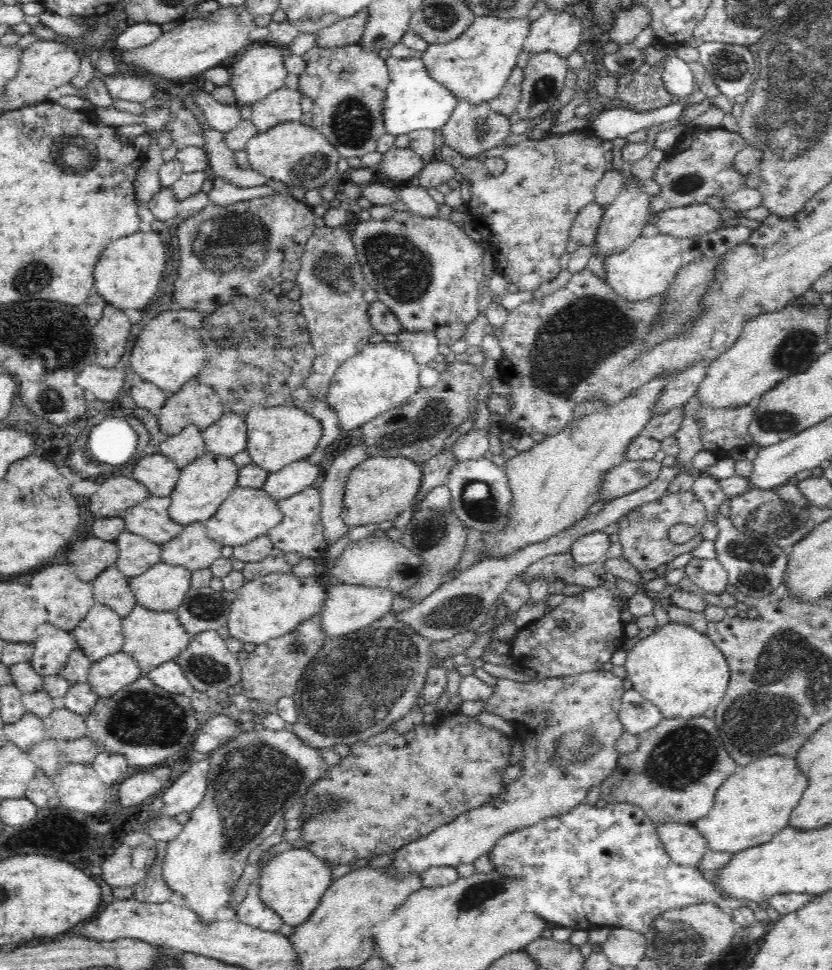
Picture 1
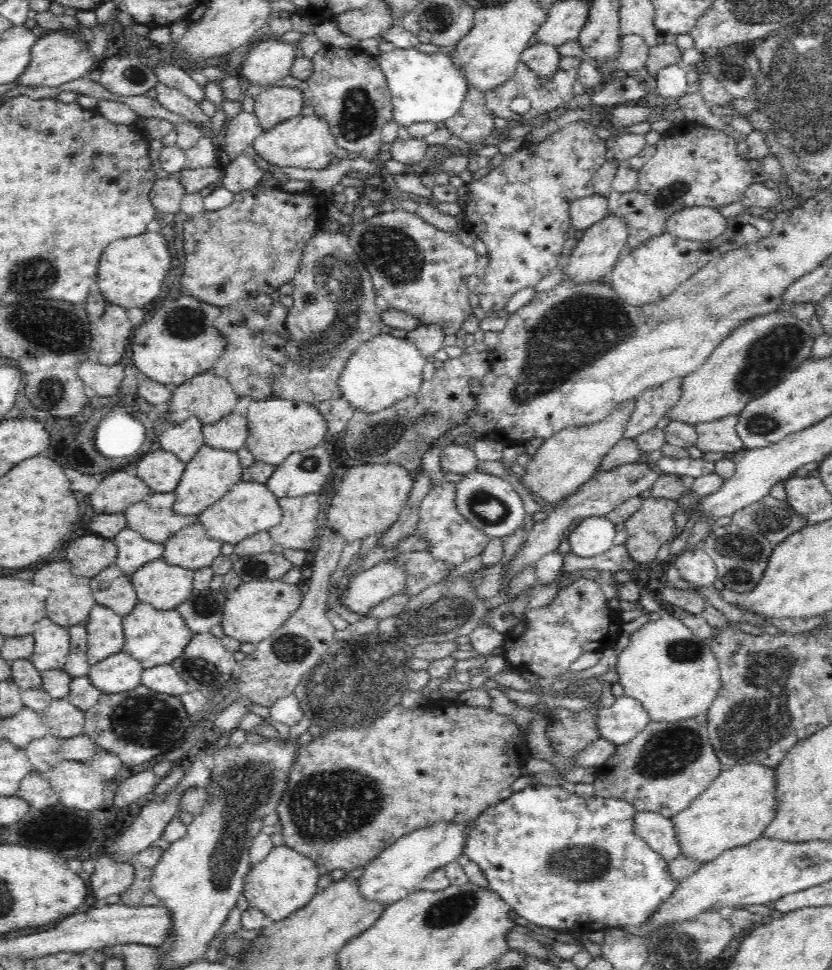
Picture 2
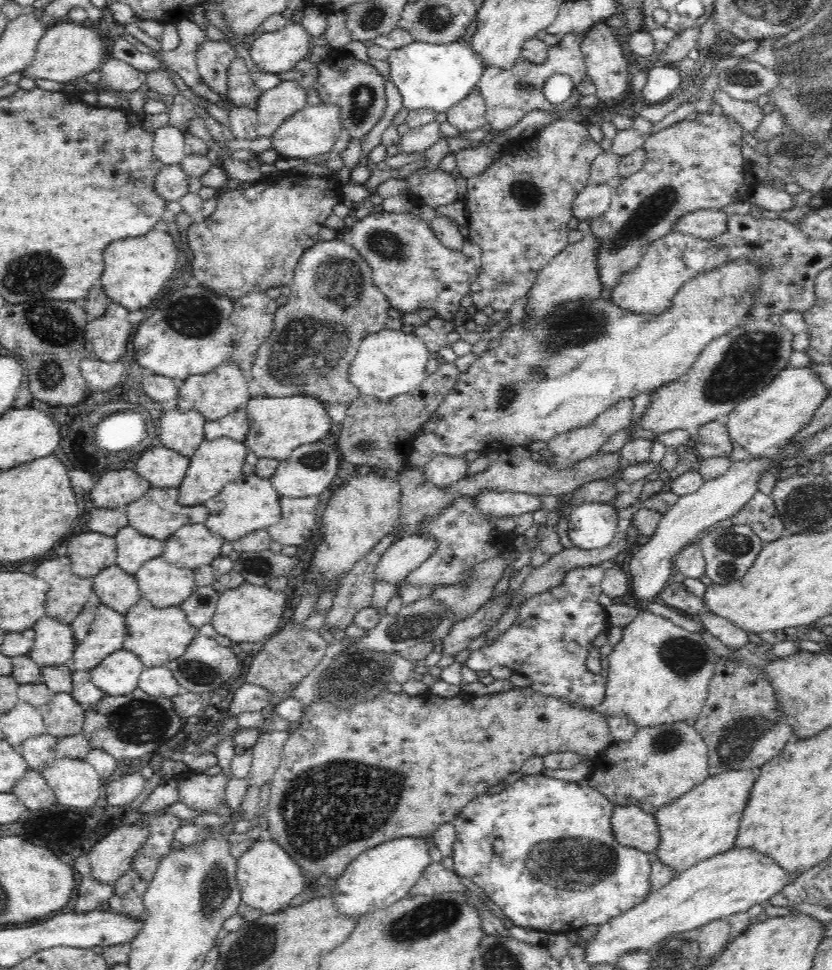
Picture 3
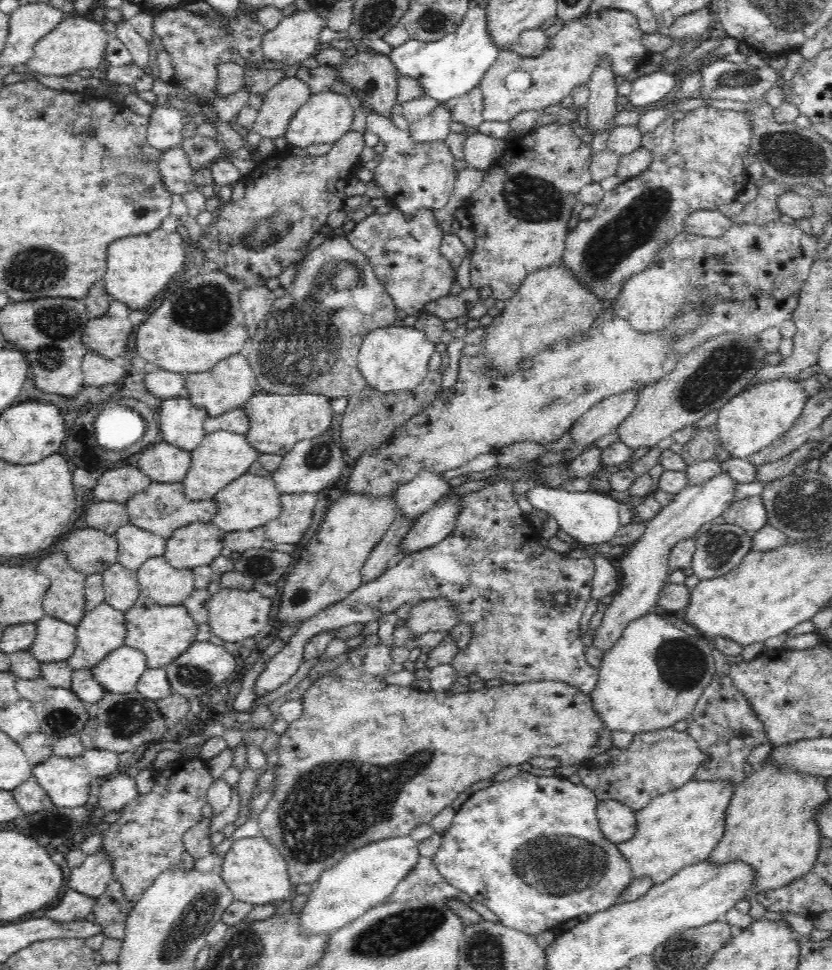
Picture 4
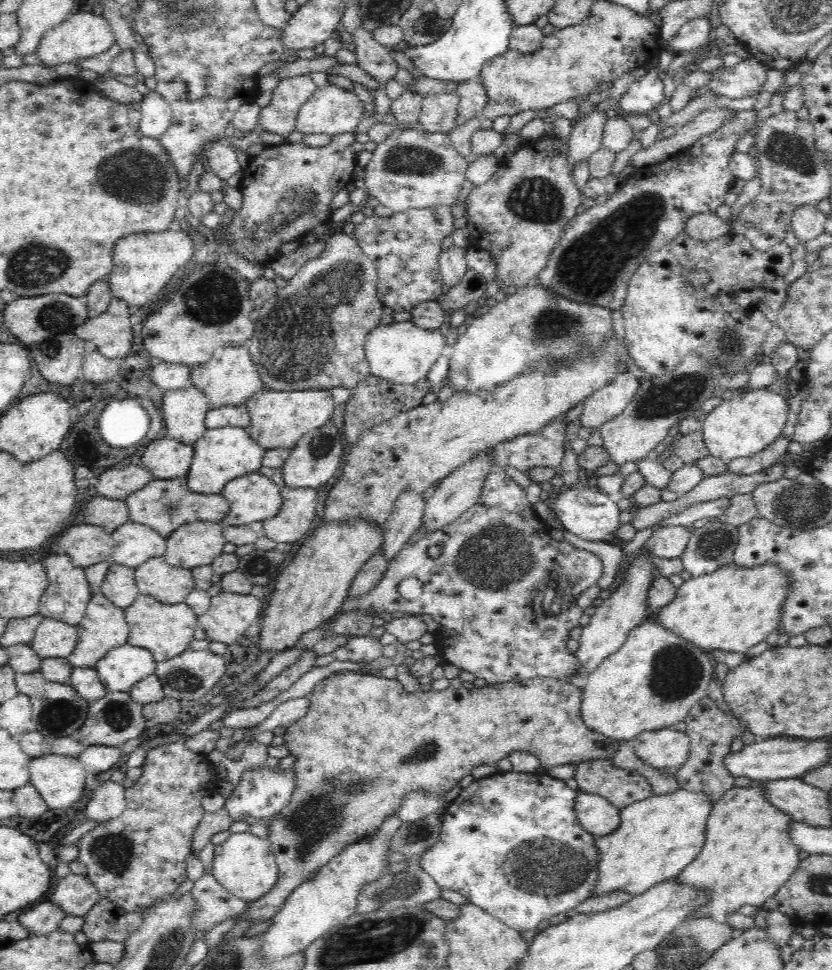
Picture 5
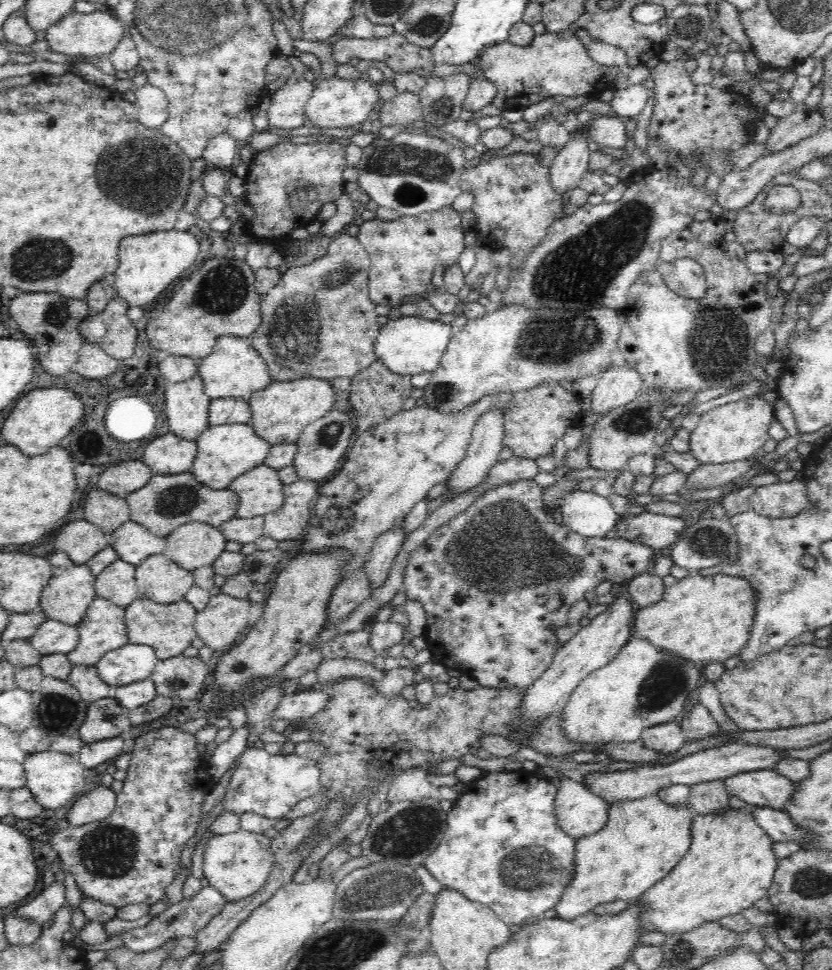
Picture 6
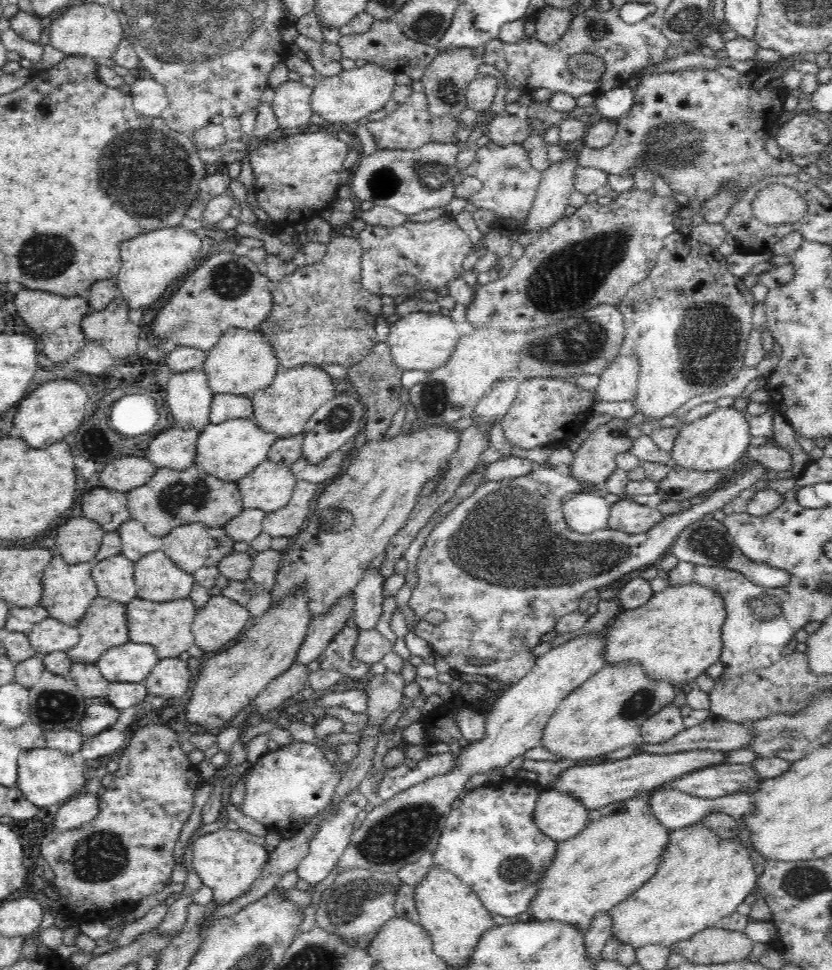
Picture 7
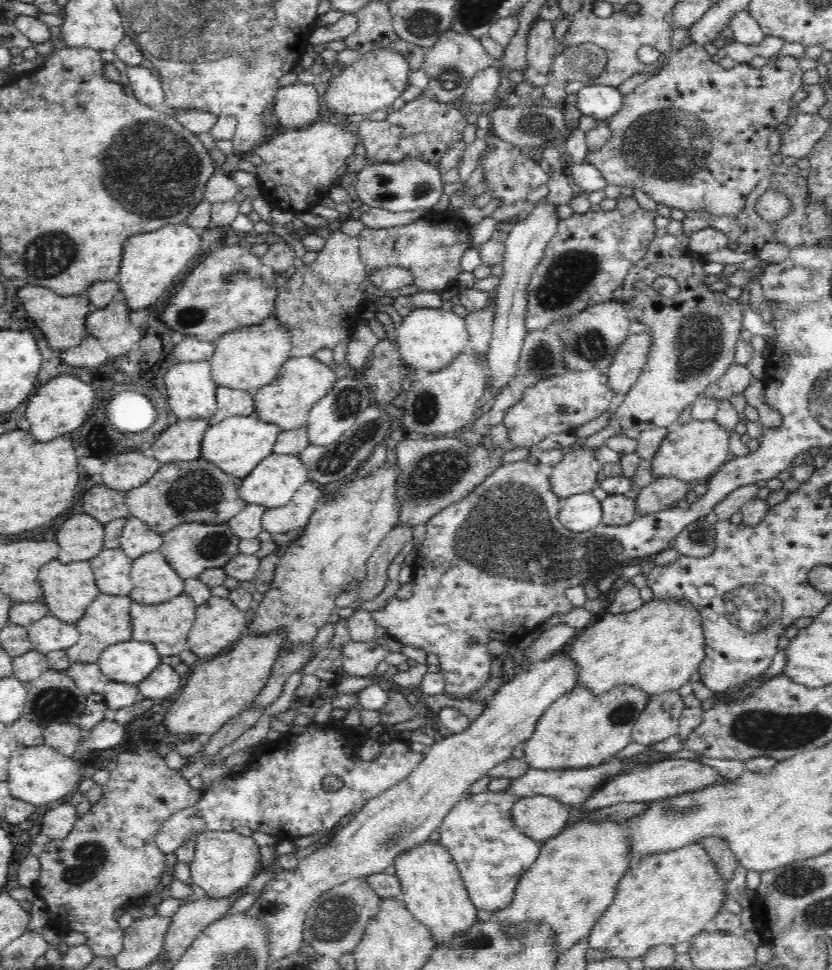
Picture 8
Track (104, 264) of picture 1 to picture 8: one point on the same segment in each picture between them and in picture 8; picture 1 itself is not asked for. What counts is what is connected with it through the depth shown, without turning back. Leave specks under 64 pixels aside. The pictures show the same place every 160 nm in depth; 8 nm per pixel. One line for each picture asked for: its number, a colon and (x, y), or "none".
2: (131, 273)
3: (136, 268)
4: (139, 267)
5: (144, 263)
6: (148, 263)
7: (150, 262)
8: (151, 261)

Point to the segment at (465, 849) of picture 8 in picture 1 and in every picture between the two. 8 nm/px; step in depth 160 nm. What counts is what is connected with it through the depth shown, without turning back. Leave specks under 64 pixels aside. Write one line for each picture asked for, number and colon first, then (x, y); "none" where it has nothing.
1: (593, 867)
2: (572, 863)
3: (542, 849)
4: (530, 848)
5: (511, 843)
6: (502, 848)
7: (491, 842)

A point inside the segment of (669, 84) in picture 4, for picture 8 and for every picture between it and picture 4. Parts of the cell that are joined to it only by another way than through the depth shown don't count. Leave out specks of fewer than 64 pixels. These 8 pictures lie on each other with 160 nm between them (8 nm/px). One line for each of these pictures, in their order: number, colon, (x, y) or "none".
5: (644, 95)
6: (628, 102)
7: (614, 103)
8: (602, 101)

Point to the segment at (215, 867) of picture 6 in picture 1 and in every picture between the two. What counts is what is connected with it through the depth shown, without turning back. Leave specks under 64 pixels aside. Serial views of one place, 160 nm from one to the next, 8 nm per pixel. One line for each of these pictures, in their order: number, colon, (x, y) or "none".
1: (292, 882)
2: (284, 881)
3: (268, 878)
4: (255, 872)
5: (244, 864)

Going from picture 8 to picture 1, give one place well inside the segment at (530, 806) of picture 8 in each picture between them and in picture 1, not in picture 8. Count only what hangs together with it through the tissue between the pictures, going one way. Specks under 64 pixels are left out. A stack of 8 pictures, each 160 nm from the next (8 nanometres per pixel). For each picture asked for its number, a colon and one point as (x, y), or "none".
1: (686, 846)
2: (658, 831)
3: (631, 826)
4: (617, 822)
5: (596, 815)
6: (580, 812)
7: (559, 815)

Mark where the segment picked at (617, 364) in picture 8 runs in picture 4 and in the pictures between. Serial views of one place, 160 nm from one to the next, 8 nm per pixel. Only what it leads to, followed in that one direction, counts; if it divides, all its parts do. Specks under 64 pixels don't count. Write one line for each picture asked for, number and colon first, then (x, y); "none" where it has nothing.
4: (603, 418)
5: (609, 401)
6: (617, 386)
7: (618, 382)

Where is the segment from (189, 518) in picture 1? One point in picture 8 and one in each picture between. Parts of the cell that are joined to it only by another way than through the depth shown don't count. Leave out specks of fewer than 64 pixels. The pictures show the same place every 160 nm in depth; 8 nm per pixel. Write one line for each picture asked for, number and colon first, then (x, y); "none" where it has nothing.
2: (209, 476)
3: (217, 462)
4: (222, 456)
5: (222, 454)
6: (224, 452)
7: (230, 450)
8: (237, 444)

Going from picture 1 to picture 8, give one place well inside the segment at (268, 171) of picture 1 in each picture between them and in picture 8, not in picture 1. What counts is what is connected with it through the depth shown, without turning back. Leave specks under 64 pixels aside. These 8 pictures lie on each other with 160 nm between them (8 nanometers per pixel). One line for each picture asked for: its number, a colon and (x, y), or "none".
2: (303, 141)
3: (312, 131)
4: (326, 116)
5: (331, 110)
6: (334, 103)
7: (353, 94)
8: (372, 82)

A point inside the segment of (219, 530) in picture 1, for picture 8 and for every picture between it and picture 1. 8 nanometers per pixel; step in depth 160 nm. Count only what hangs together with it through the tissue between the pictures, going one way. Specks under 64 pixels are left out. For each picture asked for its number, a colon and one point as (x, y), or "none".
2: (250, 507)
3: (250, 503)
4: (250, 501)
5: (254, 497)
6: (260, 490)
7: (269, 486)
8: (273, 483)

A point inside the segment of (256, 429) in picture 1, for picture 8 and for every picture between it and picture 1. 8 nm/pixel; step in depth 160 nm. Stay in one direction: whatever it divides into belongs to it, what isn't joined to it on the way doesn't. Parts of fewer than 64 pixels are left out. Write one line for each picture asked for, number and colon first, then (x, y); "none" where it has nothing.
2: (278, 427)
3: (278, 425)
4: (276, 422)
5: (278, 419)
6: (279, 413)
7: (283, 409)
8: (301, 382)

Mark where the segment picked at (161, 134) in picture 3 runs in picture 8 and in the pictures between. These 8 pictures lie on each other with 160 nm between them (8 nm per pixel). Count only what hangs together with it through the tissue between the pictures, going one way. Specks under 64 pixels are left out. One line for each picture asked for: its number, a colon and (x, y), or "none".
4: (164, 131)
5: (156, 114)
6: (152, 102)
7: (149, 97)
8: (146, 85)

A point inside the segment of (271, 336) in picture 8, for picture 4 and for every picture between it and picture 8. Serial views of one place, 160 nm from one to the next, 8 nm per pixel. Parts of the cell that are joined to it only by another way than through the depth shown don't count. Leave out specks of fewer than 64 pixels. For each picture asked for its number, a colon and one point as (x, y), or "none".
4: (230, 384)
5: (230, 377)
6: (234, 368)
7: (242, 362)

